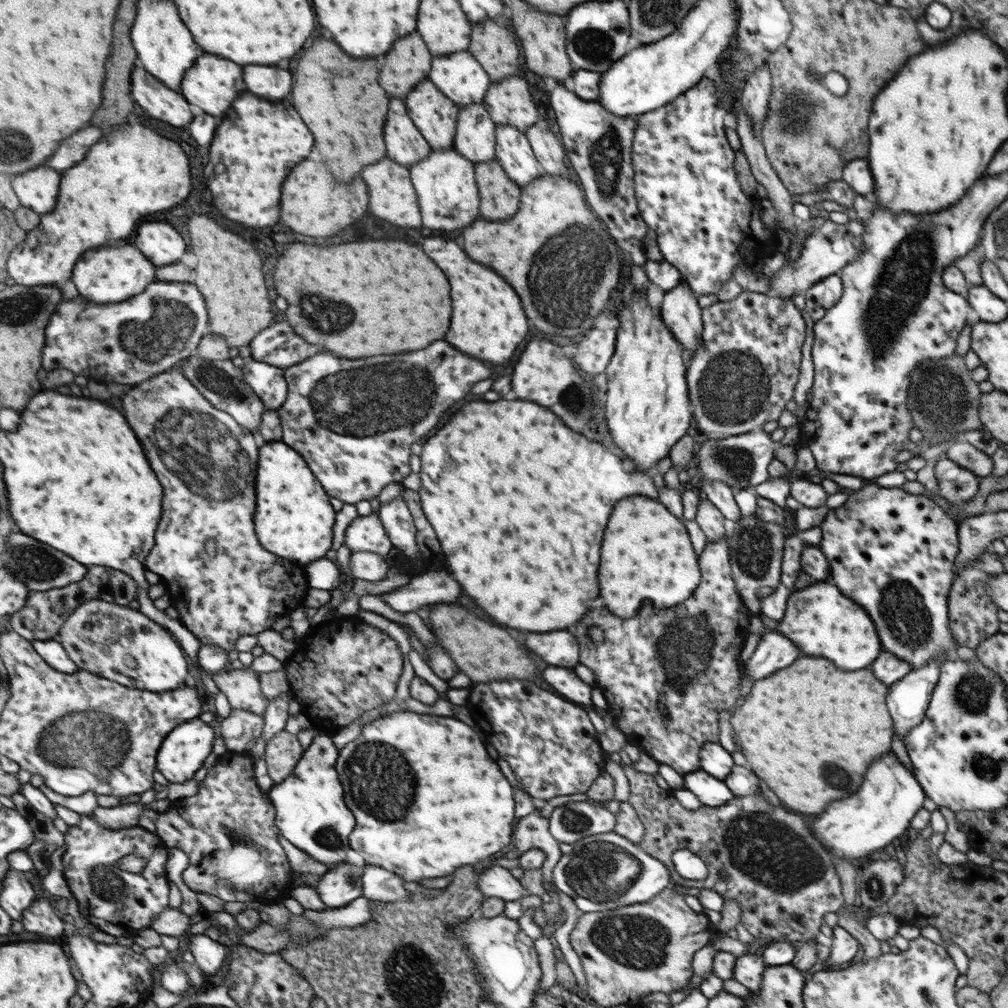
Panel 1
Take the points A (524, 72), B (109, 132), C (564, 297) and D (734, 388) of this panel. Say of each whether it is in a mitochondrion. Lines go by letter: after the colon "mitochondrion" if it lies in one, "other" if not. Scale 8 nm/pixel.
A: other
B: other
C: mitochondrion
D: mitochondrion

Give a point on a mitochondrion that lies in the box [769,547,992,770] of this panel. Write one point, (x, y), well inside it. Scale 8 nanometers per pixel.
(906, 619)

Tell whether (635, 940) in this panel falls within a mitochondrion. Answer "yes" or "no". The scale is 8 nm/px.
yes

